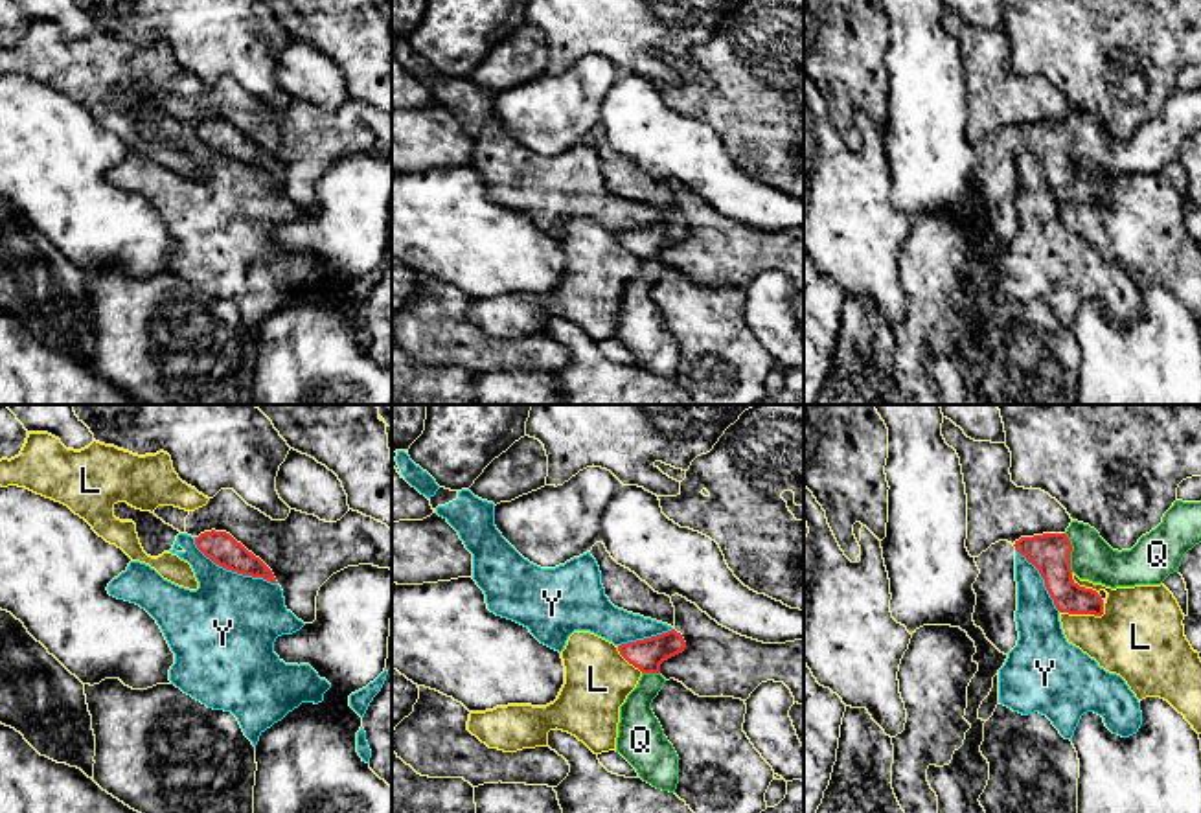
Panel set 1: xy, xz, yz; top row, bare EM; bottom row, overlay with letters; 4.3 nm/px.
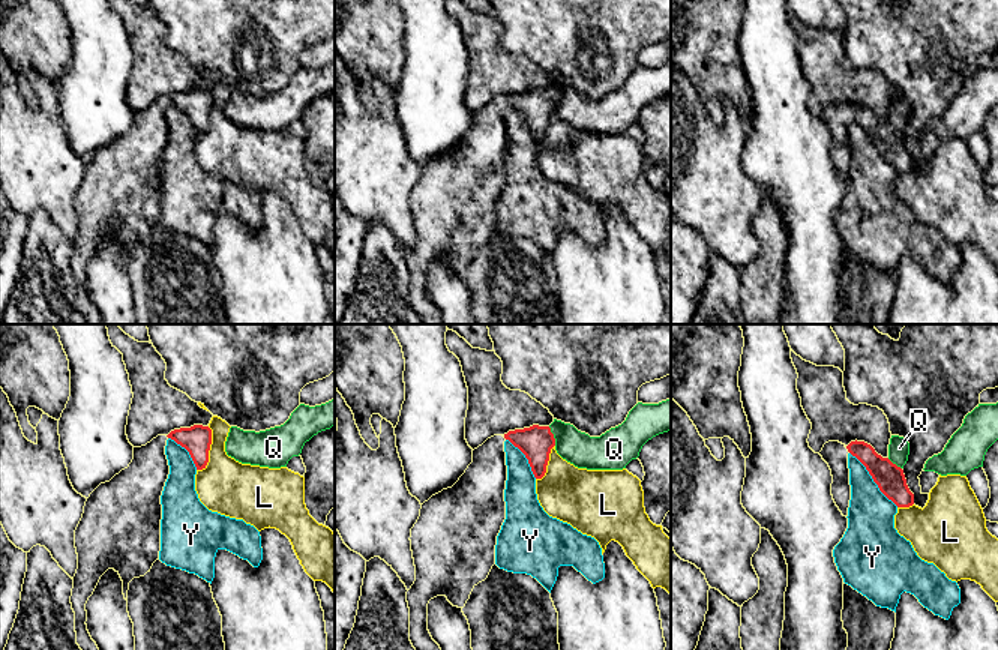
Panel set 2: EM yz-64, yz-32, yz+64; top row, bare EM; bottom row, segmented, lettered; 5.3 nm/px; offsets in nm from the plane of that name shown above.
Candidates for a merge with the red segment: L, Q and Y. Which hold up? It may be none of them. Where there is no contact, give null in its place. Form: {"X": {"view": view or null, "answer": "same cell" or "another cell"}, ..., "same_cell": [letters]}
{"L": {"view": "yz", "answer": "another cell"}, "Q": {"view": "yz", "answer": "same cell"}, "Y": {"view": "xy", "answer": "another cell"}, "same_cell": ["Q"]}

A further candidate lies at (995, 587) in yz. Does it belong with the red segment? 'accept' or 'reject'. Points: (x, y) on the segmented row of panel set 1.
accept

